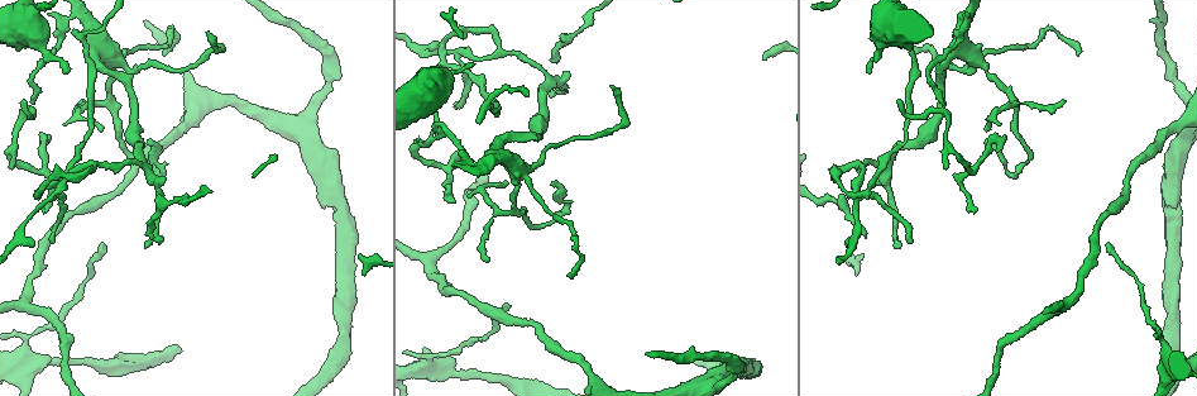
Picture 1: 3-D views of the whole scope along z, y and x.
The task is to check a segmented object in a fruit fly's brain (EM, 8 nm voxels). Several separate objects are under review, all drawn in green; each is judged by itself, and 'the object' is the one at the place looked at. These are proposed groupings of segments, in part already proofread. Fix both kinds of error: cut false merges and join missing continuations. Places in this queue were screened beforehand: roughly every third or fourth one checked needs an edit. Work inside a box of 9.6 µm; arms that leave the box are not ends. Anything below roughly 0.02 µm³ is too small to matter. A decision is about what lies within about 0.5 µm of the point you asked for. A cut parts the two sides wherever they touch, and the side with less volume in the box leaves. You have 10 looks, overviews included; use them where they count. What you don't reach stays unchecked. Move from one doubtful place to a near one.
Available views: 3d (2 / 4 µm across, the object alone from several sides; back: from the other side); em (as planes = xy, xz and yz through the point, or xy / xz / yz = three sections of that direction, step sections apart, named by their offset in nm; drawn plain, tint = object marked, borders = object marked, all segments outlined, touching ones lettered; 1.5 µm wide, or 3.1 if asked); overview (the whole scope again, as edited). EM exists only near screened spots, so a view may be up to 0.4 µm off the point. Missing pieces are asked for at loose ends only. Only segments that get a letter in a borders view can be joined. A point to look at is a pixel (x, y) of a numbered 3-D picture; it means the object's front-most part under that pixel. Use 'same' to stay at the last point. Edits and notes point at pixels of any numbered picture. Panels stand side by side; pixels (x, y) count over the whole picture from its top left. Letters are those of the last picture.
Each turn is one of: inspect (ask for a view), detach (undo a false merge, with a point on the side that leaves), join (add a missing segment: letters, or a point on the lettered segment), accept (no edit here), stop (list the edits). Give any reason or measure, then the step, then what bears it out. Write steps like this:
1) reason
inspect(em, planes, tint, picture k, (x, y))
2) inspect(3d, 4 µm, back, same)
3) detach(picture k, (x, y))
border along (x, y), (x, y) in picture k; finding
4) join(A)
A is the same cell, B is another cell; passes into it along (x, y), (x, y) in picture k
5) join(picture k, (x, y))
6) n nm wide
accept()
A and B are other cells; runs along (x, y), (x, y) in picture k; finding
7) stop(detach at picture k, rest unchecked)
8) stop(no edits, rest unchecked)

inspect(3d, 2 µm, picture 1, (870, 73))

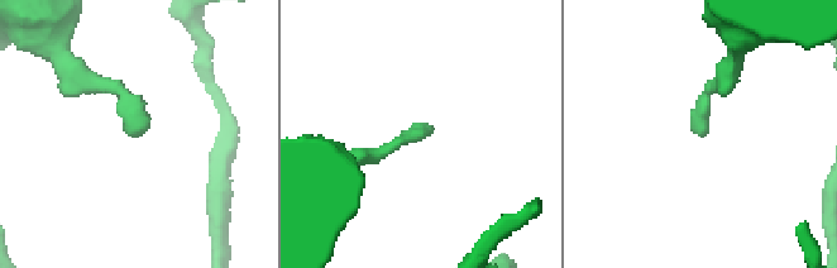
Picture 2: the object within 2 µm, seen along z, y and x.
now the EM
inspect(em, xz, step 4, plain, picture 2, (706, 131))

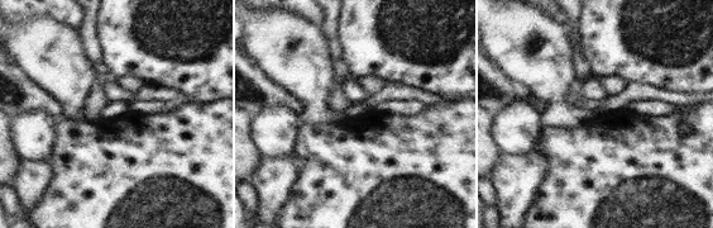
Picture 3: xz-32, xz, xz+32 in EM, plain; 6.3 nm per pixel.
see the neighbours
inspect(em, xz, step 4, borders, same)

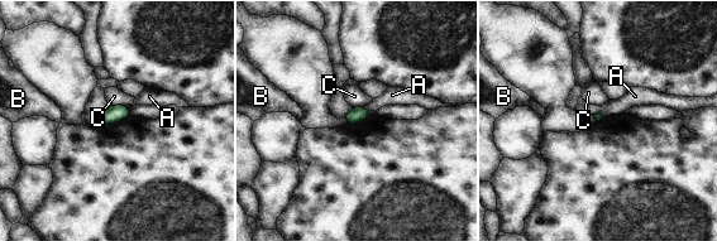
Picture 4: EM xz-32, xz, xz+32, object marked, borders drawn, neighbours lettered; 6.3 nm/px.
accept()
A, B and C are other cells; border along (362, 106), (369, 114) in picture 4; no lettered segment goes on from it

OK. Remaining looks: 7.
branch stops here
inspect(3d, 4 µm, picture 1, (971, 212))

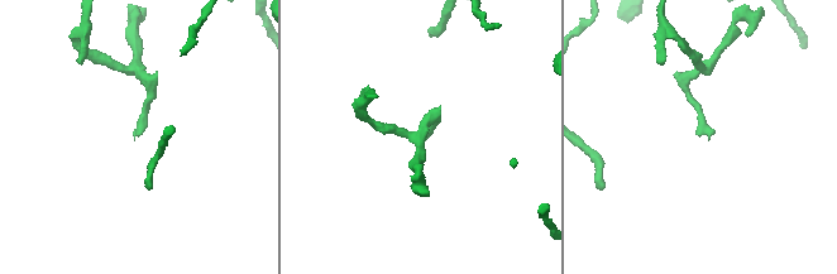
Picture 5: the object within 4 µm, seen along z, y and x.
inspect(em, planes, borders, picture 5, (134, 134))

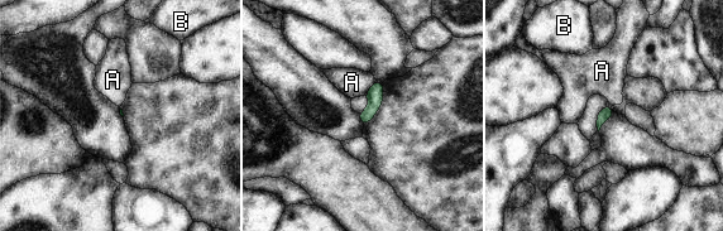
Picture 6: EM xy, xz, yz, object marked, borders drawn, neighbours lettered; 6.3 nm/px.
accept()
A and B are other cells; border along (377, 81), (364, 95) in picture 6; no lettered segment goes on from it

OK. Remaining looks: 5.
an open end
inspect(em, xz, step 8, borders, picture 1, (507, 303))

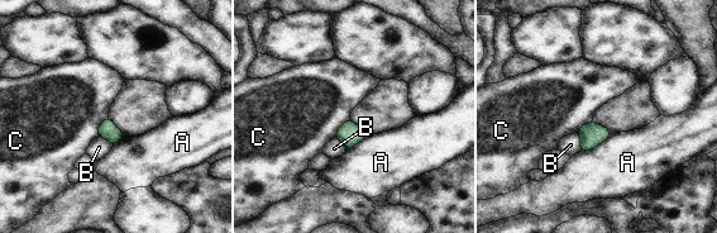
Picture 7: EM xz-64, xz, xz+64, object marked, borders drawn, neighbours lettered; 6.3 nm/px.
100 nm wide
accept()
A, B and C are other cells; border along (108, 117), (100, 124), (98, 136) in picture 7; none of them fits

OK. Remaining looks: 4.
thick turns thin
inspect(3d, 4 µm, picture 1, (466, 374))

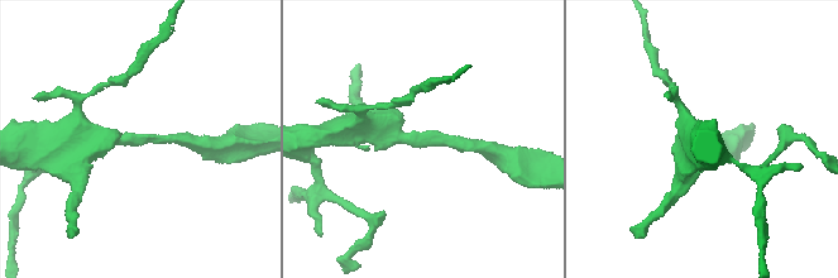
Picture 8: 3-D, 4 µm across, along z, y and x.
arms of 200, 400 nm; shape alone is not enough
inspect(em, planes, tint, picture 8, (136, 141))

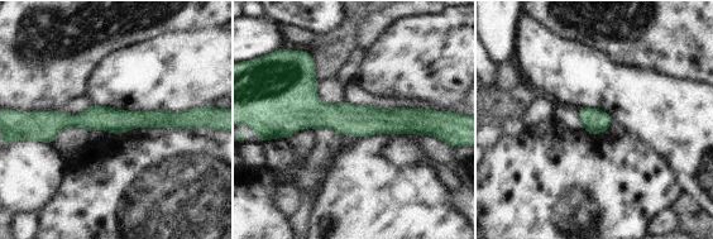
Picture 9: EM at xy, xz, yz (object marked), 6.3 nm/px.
inspect(em, planes, borders, same)

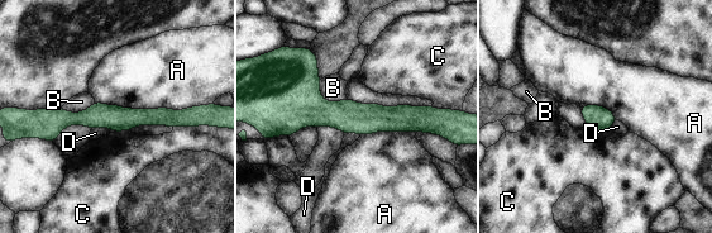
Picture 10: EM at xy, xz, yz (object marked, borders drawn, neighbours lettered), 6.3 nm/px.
accept()
A, B, C and D are other cells; border along (91, 128), (111, 128), (114, 131) in picture 10; one neuron here

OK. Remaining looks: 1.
stop(no edits, rest unchecked)

